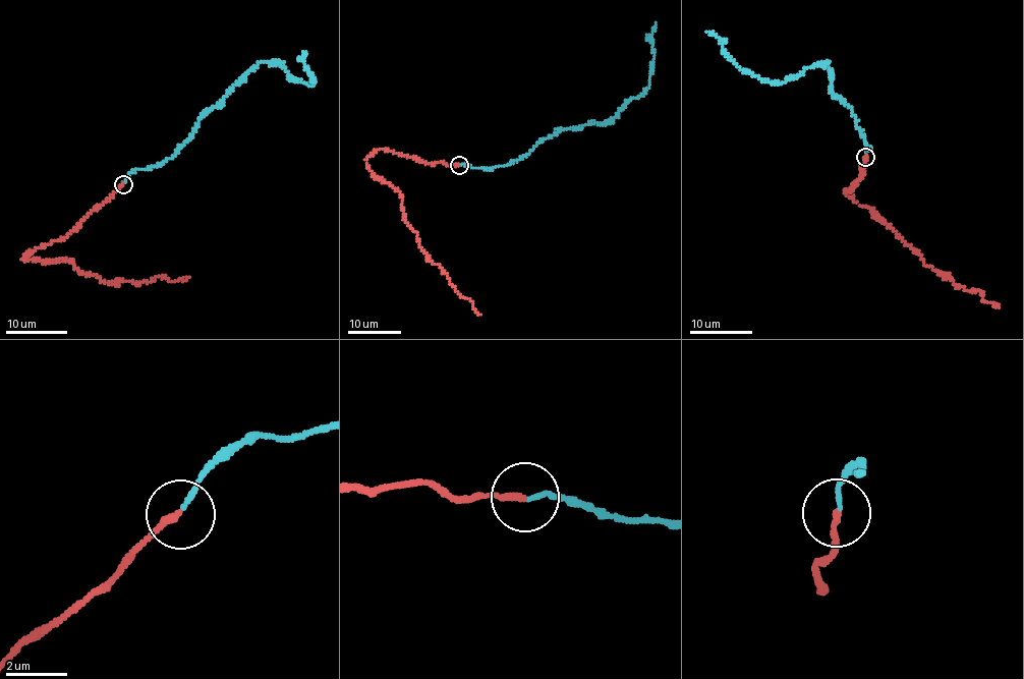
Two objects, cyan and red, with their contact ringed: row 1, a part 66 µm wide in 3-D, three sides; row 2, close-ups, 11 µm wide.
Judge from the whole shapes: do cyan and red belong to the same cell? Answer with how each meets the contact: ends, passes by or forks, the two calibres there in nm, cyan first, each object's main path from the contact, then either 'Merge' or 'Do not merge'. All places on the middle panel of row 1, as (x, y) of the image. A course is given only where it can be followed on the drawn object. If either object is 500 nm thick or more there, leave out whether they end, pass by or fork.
At the ring cyan ends. At the ring red ends. Thickness 140 nm (cyan) against 240 nm. Course of cyan: (459, 165), (492, 169), (520, 159), (562, 129), (610, 124), (623, 106), (640, 97), (648, 86), (655, 21). Course of red: (459, 165), (428, 164), (380, 148), (364, 160), (376, 177), (397, 189), (404, 220), (421, 249), (480, 315). Do not merge

